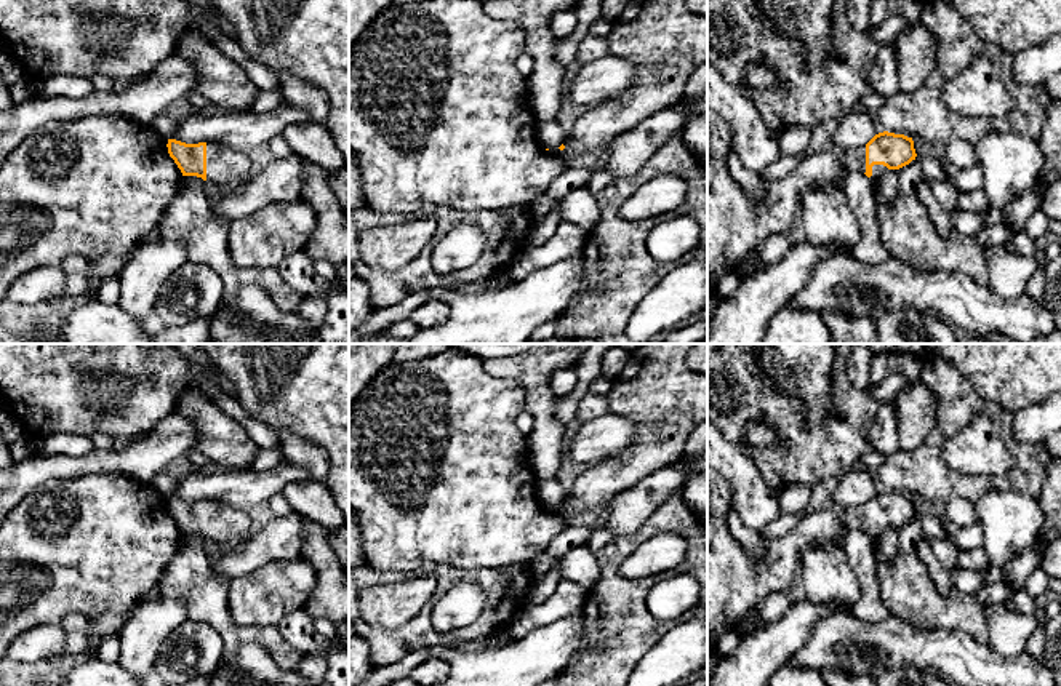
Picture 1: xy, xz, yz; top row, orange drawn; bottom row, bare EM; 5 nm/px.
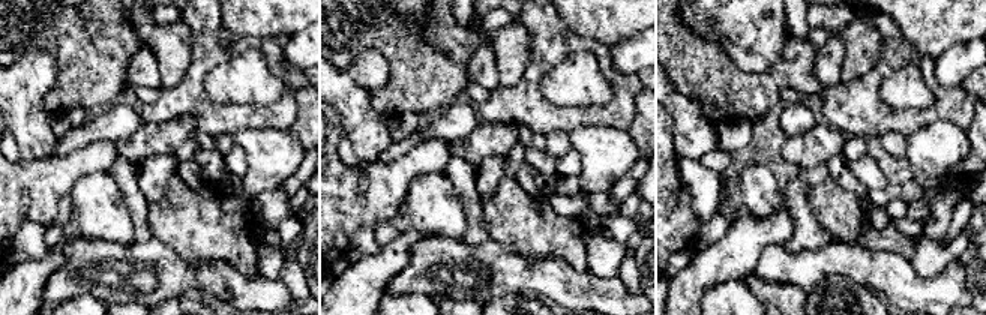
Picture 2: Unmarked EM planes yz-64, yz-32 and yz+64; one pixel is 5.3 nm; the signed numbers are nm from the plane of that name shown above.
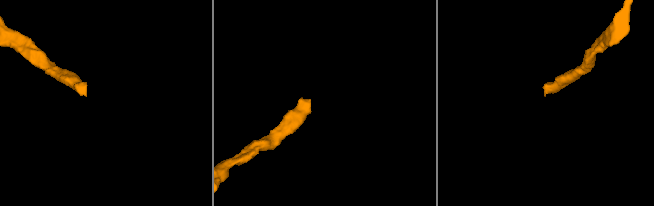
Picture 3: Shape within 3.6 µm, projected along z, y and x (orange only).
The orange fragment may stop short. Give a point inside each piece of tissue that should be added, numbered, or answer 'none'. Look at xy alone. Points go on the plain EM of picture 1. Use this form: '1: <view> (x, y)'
1: xy (226, 525)

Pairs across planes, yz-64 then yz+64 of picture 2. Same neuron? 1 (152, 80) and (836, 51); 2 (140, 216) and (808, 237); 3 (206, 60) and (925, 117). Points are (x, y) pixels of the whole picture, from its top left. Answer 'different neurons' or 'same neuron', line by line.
1: same neuron
2: same neuron
3: same neuron

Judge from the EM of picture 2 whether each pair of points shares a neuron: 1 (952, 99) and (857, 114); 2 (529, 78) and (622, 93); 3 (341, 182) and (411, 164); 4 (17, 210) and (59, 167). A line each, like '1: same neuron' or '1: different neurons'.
1: same neuron
2: same neuron
3: same neuron
4: same neuron

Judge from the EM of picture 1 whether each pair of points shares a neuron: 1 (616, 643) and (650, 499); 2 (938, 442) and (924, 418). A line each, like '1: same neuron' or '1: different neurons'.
1: different neurons
2: different neurons

